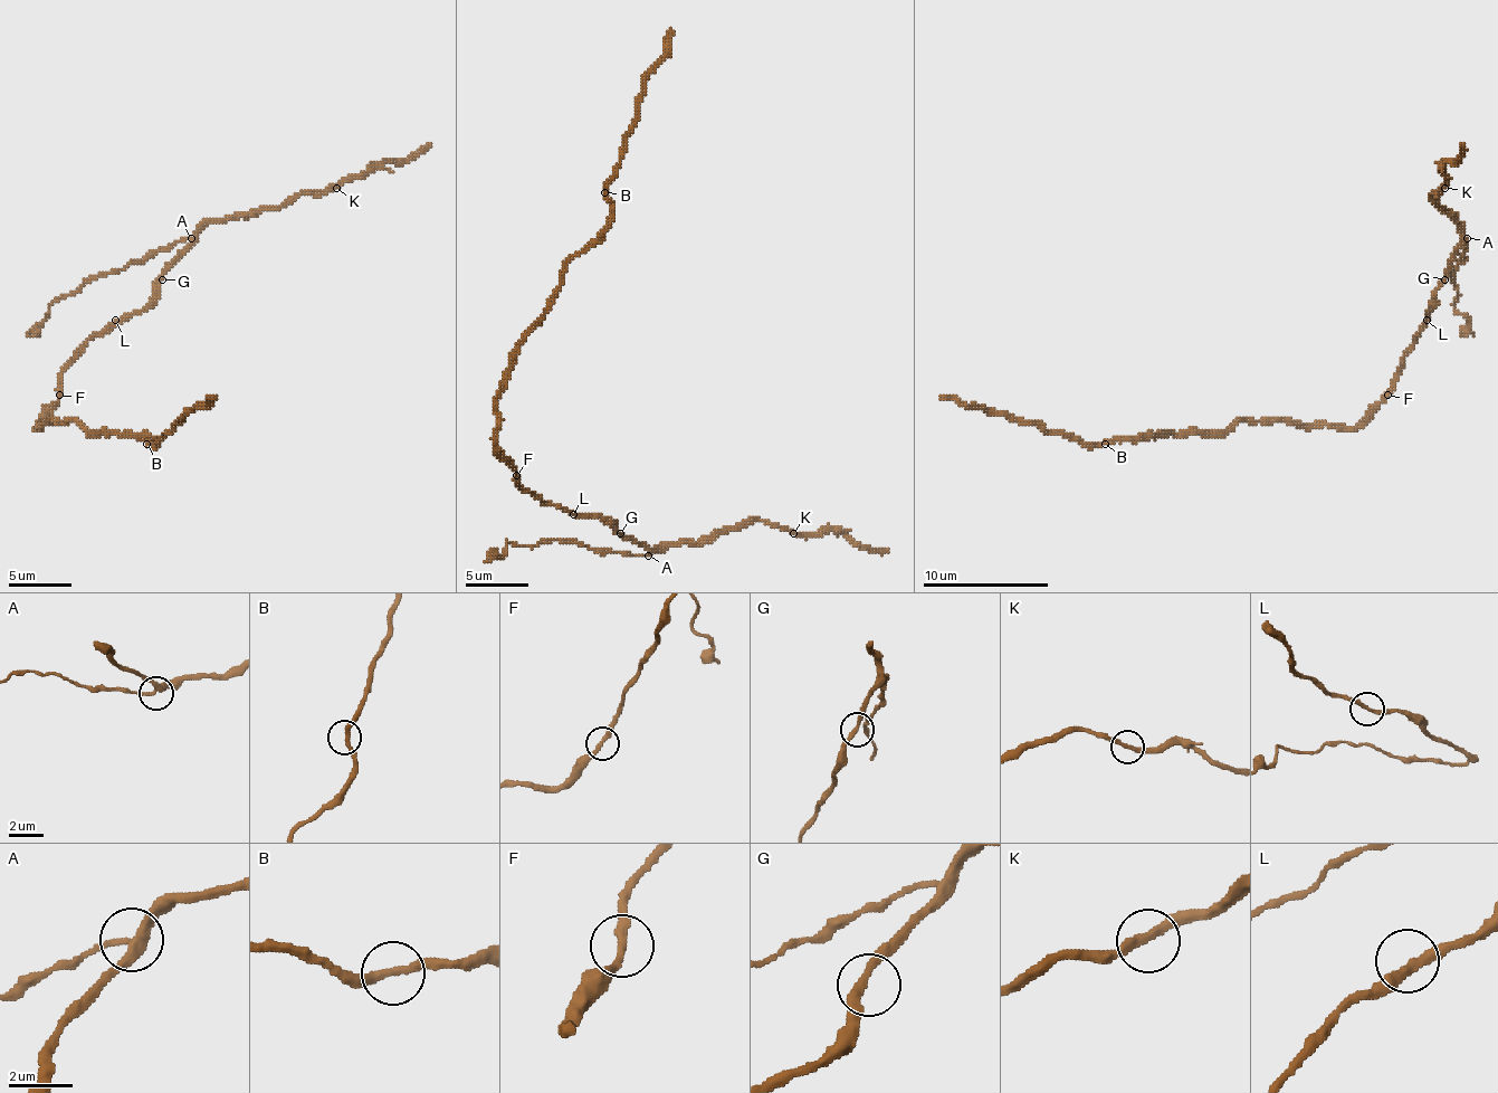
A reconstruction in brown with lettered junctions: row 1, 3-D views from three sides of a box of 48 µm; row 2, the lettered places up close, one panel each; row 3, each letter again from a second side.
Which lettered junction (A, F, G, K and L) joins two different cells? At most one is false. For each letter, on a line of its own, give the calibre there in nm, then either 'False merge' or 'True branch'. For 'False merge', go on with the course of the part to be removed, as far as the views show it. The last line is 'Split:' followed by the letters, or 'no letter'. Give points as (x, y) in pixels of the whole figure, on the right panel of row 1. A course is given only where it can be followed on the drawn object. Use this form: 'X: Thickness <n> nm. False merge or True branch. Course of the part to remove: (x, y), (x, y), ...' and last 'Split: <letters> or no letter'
A: Thickness 280 nm. True branch
F: Thickness 260 nm. False merge. Course of the part to remove: (1389, 396), (1354, 427), (1233, 421), (1224, 430), (1091, 444), (941, 396)
G: Thickness 240 nm. True branch
K: Thickness 280 nm. True branch
L: Thickness 260 nm. True branch
Split: F

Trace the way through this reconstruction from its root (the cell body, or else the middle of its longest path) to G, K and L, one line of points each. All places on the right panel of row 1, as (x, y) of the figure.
G: (1379, 402), (1391, 387), (1404, 352), (1423, 330), (1436, 288), (1444, 279)
K: (1379, 402), (1391, 387), (1404, 352), (1423, 330), (1427, 311), (1461, 241), (1461, 229), (1432, 197), (1444, 188)
L: (1379, 402), (1391, 387), (1404, 352), (1417, 339), (1420, 326), (1427, 320)

